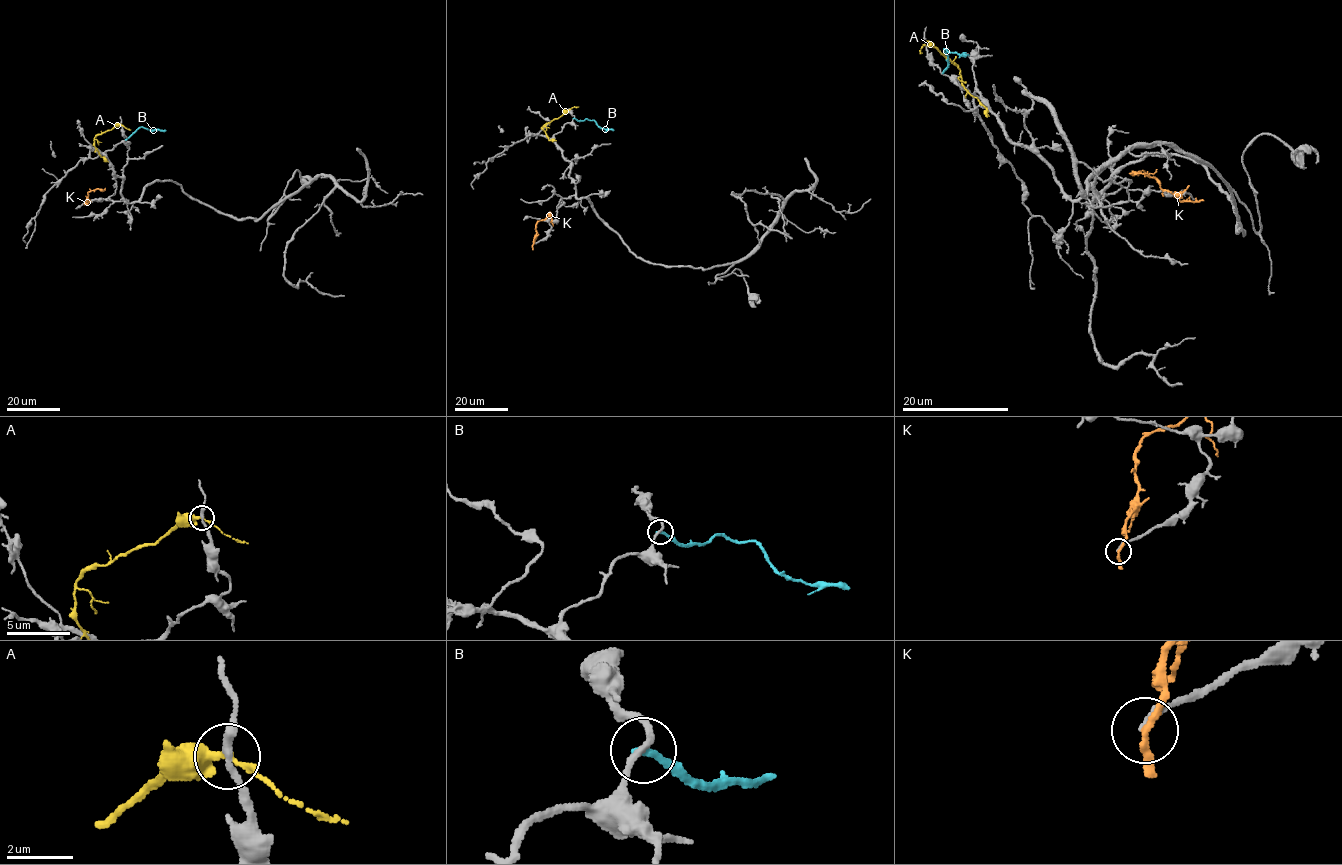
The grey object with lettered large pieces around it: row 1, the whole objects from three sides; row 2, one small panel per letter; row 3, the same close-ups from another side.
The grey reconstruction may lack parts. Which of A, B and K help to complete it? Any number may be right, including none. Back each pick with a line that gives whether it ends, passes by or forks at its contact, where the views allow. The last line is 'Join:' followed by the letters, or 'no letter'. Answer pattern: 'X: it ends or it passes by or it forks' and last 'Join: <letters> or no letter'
Join: no letter

